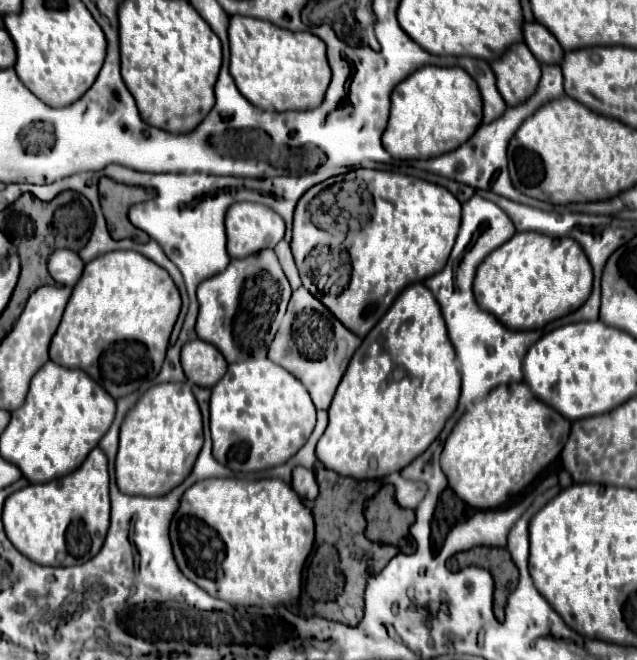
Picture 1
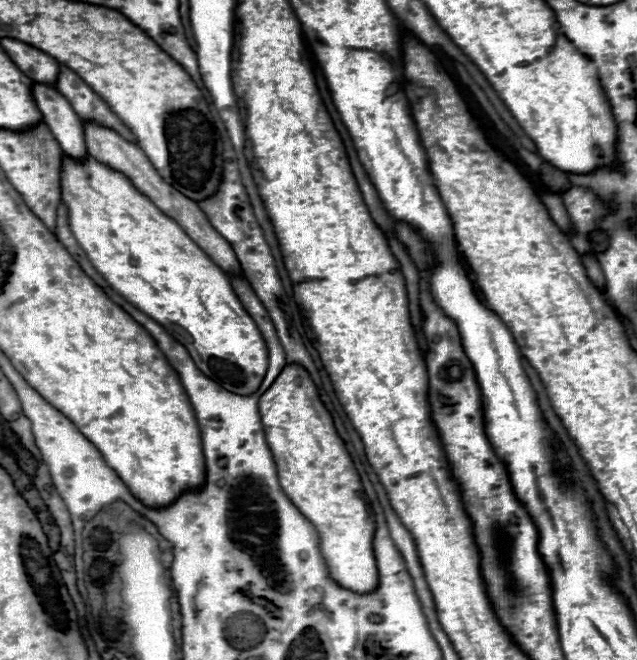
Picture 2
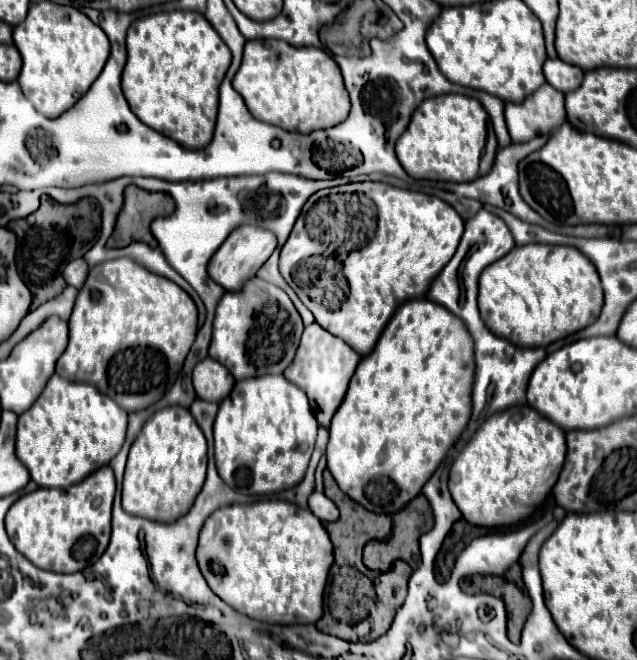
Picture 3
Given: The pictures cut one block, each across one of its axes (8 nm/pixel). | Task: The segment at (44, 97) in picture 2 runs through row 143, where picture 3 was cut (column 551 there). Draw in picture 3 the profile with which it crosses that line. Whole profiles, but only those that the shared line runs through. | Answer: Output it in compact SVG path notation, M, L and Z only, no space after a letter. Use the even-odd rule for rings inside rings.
M548 58L544 62L544 76L546 76L548 84L552 84L556 90L572 92L580 86L584 72L578 66L562 62L560 58ZM578 74L580 74L580 78L578 78Z

